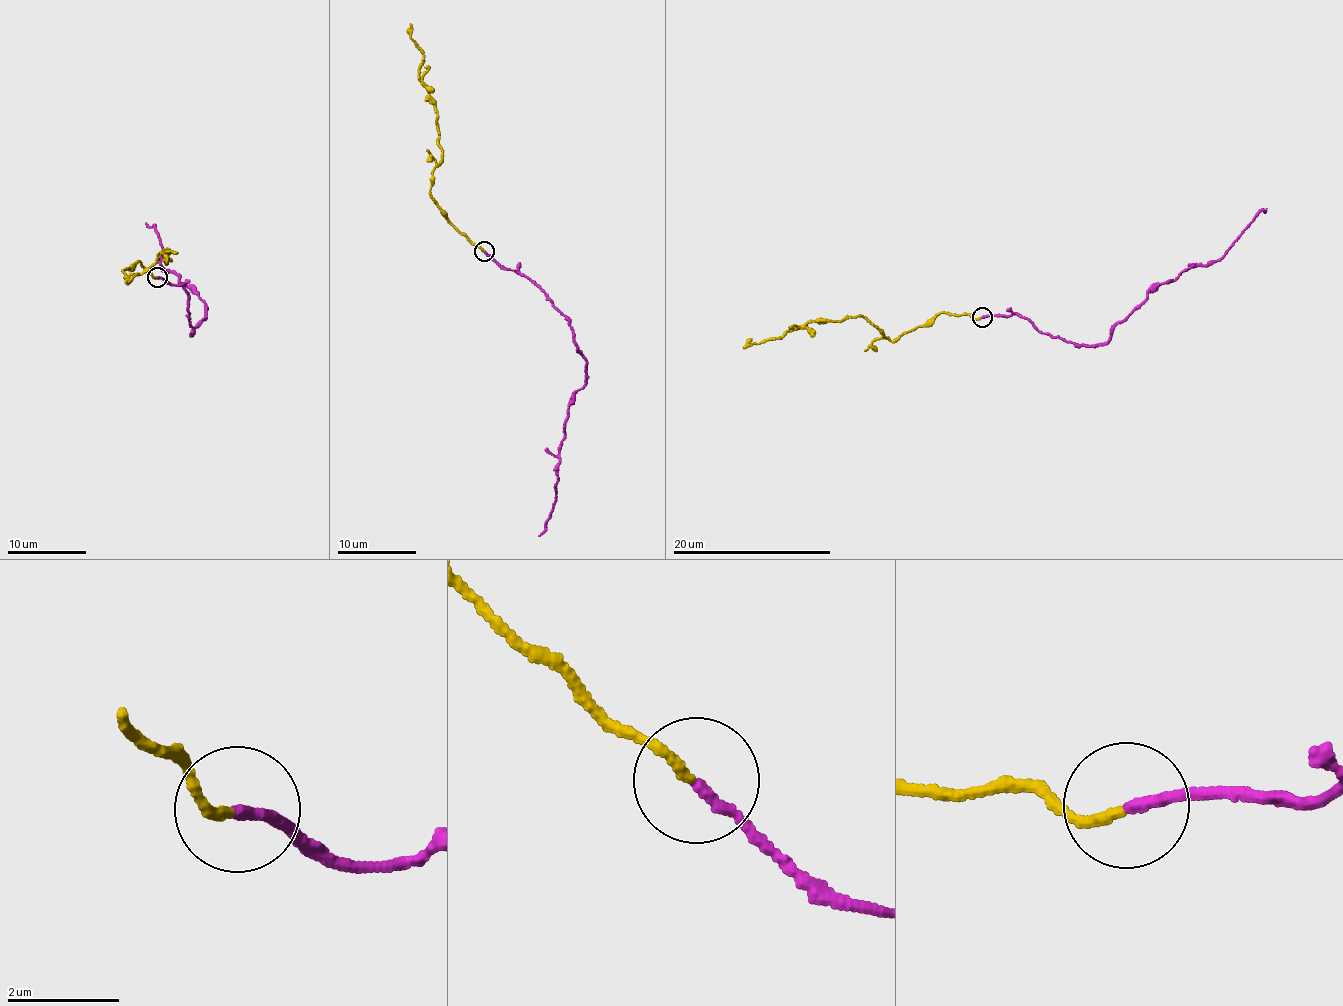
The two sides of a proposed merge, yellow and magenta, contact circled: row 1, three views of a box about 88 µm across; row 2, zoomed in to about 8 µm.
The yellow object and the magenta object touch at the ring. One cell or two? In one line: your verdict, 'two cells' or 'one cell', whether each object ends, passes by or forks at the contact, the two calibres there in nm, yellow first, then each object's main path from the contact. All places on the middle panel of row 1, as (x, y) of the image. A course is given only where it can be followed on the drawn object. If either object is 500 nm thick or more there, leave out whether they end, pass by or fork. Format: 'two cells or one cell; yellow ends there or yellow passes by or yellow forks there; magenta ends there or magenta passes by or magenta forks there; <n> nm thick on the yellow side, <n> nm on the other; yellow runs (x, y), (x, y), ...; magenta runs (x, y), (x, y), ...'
two cells; yellow ends there; magenta ends there; 160 nm thick on the yellow side, 190 nm on the other; yellow runs (483, 251), (448, 222), (429, 189), (442, 158), (436, 105), (419, 77), (423, 55), (411, 38), (409, 23); magenta runs (485, 252), (544, 292), (564, 316), (584, 357), (585, 382), (569, 406), (552, 508), (538, 535)

